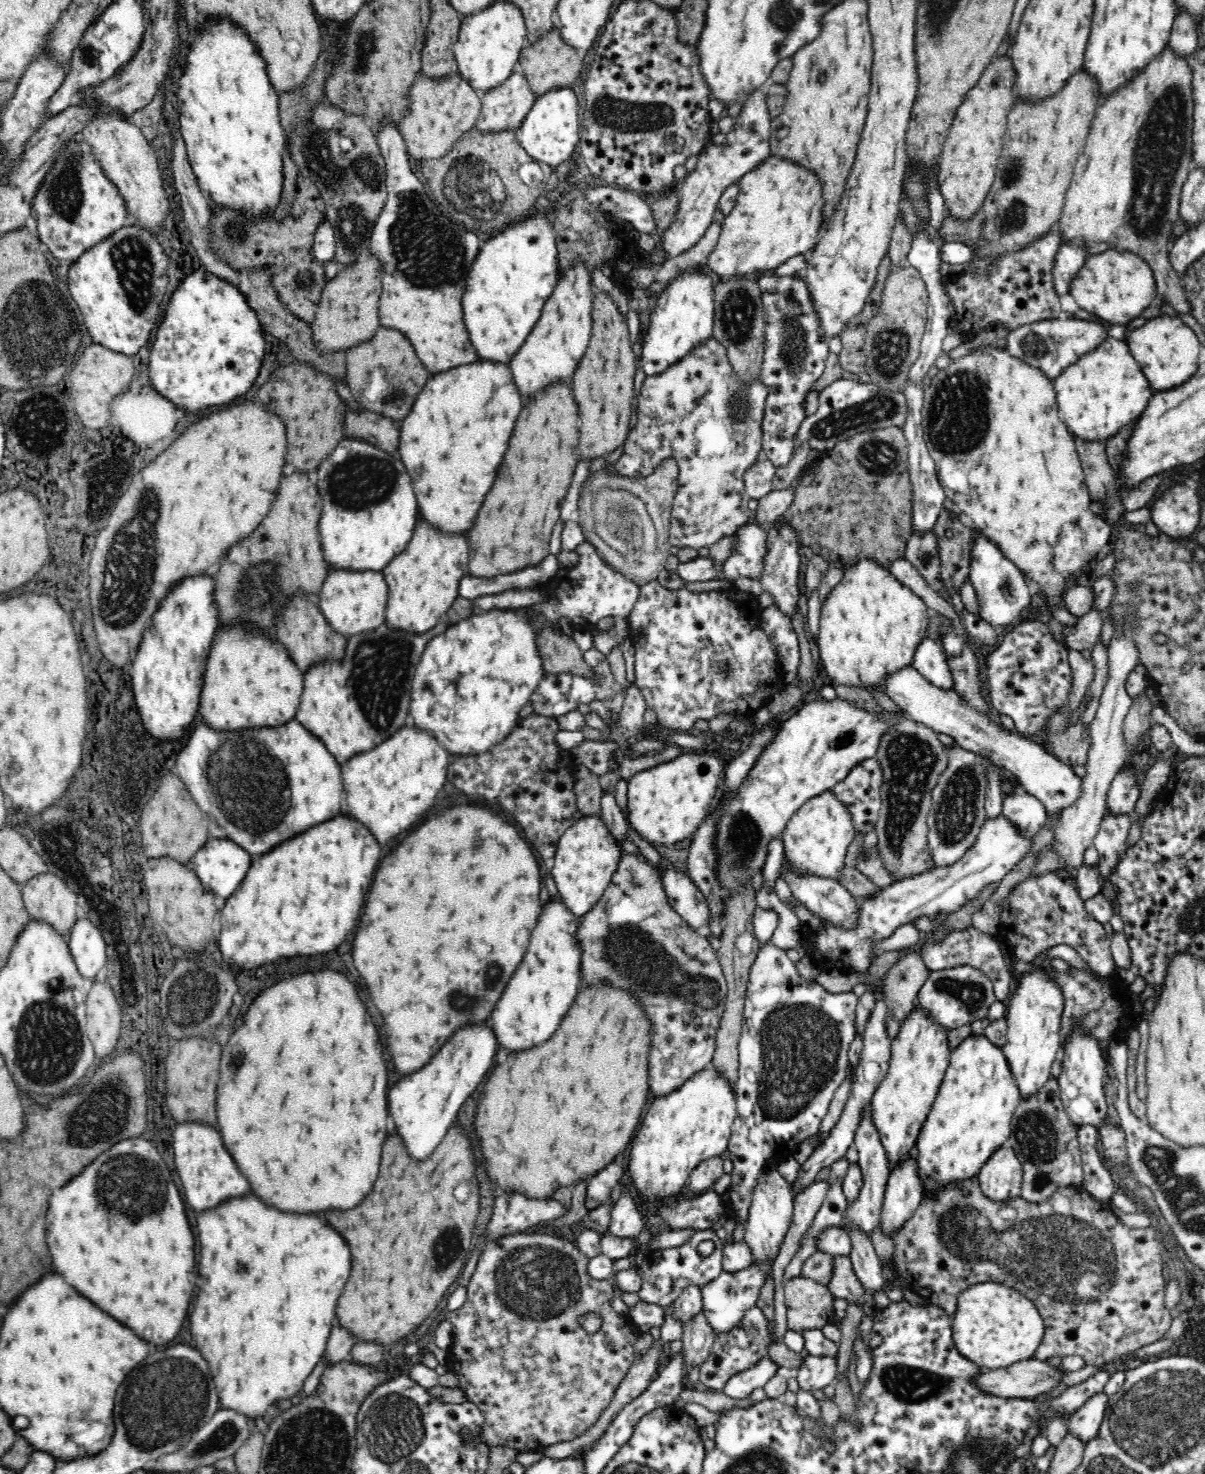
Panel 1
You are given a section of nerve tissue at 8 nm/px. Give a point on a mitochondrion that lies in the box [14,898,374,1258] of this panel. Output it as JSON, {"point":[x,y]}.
{"point":[130,1186]}

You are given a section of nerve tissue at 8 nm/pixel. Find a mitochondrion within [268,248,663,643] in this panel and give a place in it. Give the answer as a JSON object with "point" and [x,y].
{"point":[360,482]}

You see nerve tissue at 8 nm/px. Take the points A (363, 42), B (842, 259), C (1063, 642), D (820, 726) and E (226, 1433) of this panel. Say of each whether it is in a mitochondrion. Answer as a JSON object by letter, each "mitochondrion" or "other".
{"A":"mitochondrion","B":"other","C":"other","D":"other","E":"mitochondrion"}

